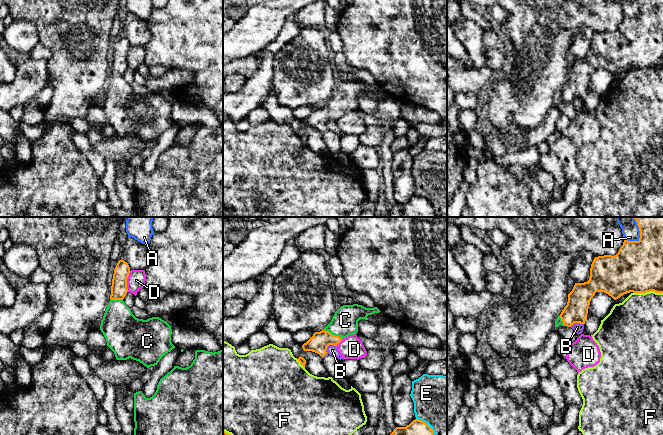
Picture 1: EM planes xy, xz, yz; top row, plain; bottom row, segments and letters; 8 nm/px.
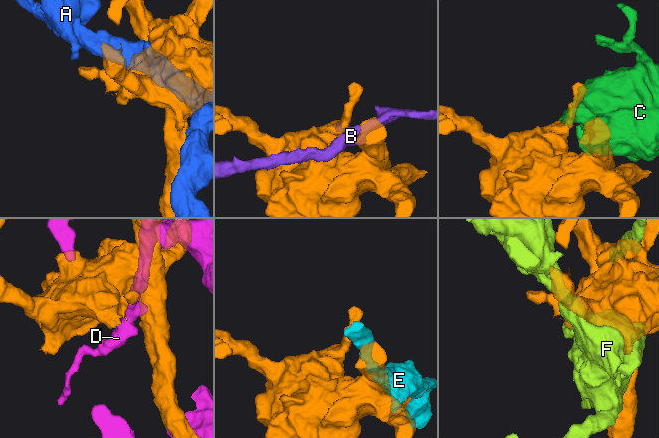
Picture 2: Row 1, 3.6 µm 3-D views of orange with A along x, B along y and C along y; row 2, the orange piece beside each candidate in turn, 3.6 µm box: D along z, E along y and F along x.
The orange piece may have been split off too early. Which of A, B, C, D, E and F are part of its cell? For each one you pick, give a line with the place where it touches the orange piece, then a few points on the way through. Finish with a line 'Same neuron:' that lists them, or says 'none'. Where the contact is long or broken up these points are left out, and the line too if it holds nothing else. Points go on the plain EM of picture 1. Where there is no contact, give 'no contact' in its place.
C: contact xz (331, 110); way xz (318, 119), (331, 110), (345, 96)
Same neuron: C

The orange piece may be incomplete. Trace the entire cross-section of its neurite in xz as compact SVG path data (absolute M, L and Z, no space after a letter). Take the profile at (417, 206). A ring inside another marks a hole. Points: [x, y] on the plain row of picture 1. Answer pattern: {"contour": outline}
{"contour": "M415 195L406 203L396 203L386 212L386 217L436 217L436 215L427 199Z"}

